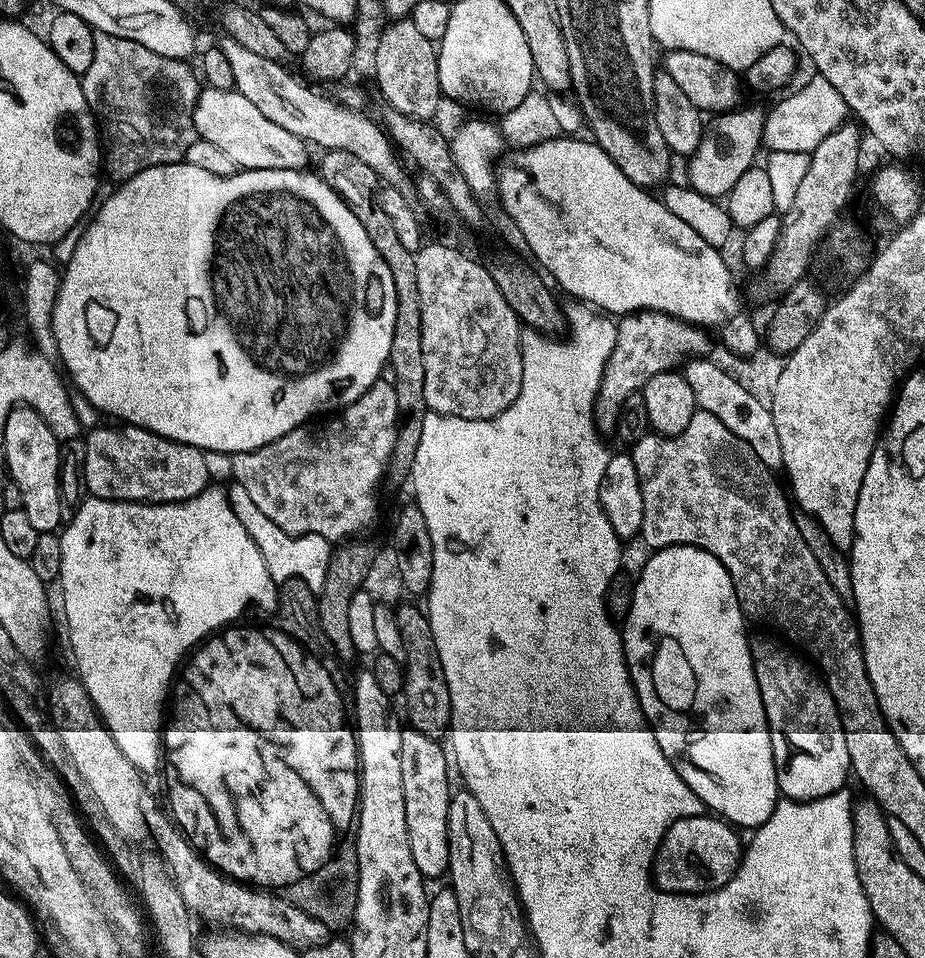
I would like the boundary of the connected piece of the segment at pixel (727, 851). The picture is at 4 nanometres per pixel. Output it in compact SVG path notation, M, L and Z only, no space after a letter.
M708 814L673 822L654 852L655 887L674 896L703 896L726 886L742 856L742 844L740 848L739 838L731 831L735 832L723 819Z

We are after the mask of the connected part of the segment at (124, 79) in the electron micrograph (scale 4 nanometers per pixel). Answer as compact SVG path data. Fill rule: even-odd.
M96 32L96 42L94 48L94 62L90 64L90 70L82 74L82 83L84 86L84 97L88 107L92 109L93 117L98 121L102 129L102 168L105 173L108 172L116 179L116 182L123 182L130 179L131 176L137 176L142 170L162 166L163 164L179 164L184 160L184 155L190 146L196 143L198 139L197 127L197 109L200 103L202 93L202 80L192 73L191 63L174 58L162 58L162 54L154 54L154 50L146 50L146 46L138 46L138 42L127 40L126 38L114 38L105 32Z

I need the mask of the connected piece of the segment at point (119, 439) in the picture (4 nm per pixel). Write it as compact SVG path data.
M112 427L116 428L96 428L83 437L84 484L95 499L173 504L194 498L209 487L209 457L204 449L168 440L145 428Z

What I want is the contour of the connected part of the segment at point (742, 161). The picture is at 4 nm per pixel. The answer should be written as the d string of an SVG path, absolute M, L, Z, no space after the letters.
M756 108L753 112L737 110L720 114L704 129L704 137L698 142L692 155L687 157L687 183L698 194L713 198L727 197L742 174L746 174L756 163L756 151L761 151L764 134L765 109Z

